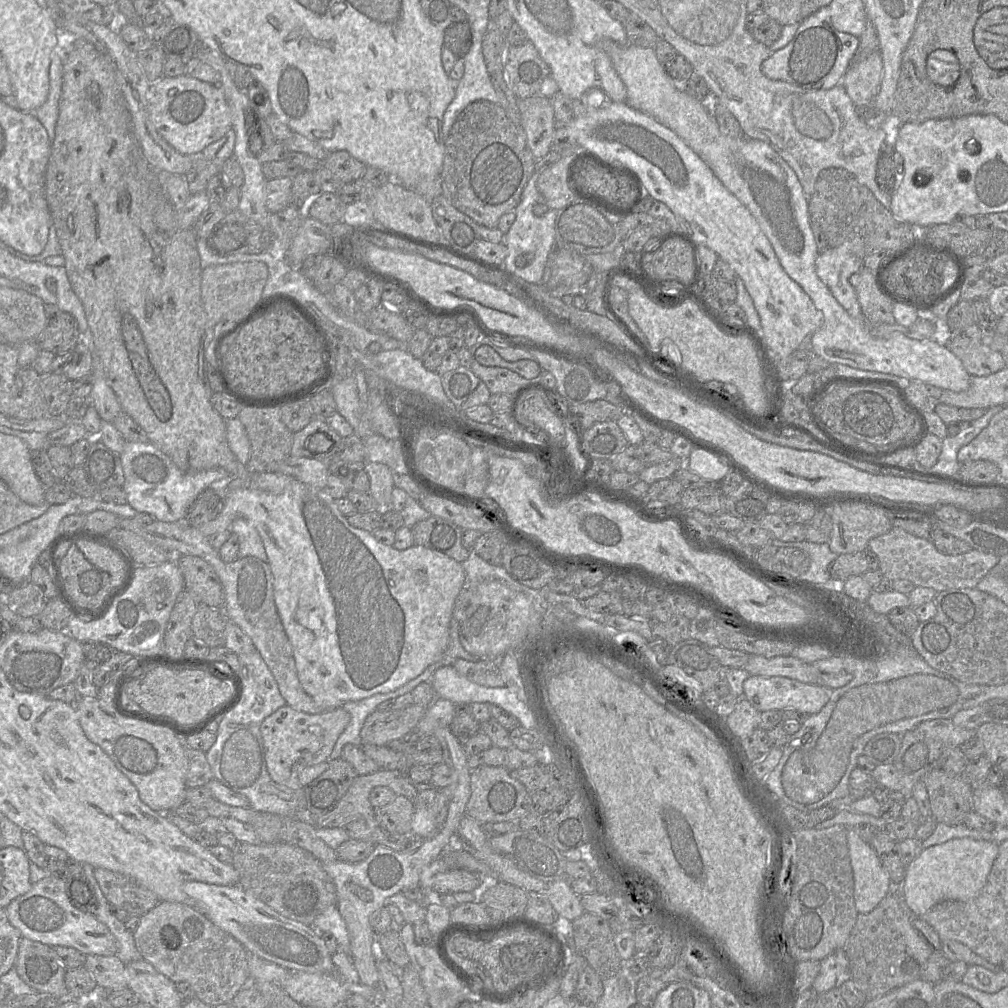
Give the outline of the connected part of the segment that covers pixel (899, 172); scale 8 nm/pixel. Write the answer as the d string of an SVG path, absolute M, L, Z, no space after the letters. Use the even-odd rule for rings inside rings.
M883 147L876 165L876 183L881 191L893 195L903 176L903 158L893 148Z

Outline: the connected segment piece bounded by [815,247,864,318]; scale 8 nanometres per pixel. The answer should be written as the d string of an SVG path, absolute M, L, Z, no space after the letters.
M829 247L815 262L817 276L853 318L863 318L863 314L849 279L863 267L863 260L845 247Z

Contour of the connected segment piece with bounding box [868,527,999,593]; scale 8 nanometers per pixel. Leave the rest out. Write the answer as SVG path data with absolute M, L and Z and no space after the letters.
M898 527L872 538L868 548L877 556L880 571L890 581L908 580L915 587L932 588L937 593L949 589L975 588L999 562L998 556L975 549L959 555L941 553L930 539L917 537Z

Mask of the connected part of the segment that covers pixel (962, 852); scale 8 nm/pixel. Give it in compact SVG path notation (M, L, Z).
M970 837L949 840L922 850L906 867L904 900L915 917L945 900L967 901L977 897L986 884L999 844Z

